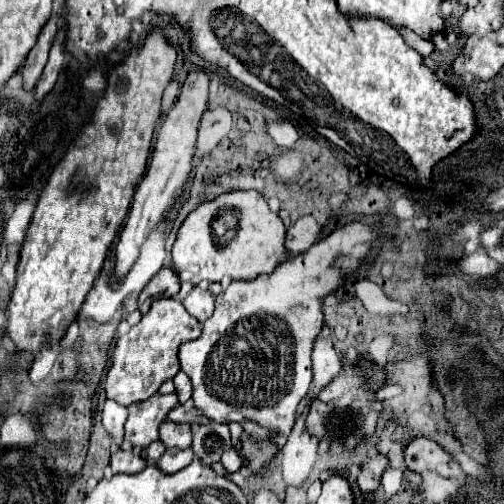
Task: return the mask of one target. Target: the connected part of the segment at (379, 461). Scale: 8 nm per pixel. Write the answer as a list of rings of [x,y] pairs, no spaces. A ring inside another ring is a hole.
[[[375,455],[375,457],[369,457],[367,463],[361,465],[361,471],[357,475],[357,485],[361,491],[369,491],[373,493],[381,481],[381,473],[385,471],[387,467],[387,457],[385,455]]]

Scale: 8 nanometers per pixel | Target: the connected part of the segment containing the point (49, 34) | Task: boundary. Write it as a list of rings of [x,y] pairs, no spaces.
[[[59,9],[57,15],[51,15],[51,19],[41,29],[37,43],[33,45],[33,49],[29,51],[29,55],[23,63],[23,87],[25,87],[25,91],[31,91],[43,73],[43,67],[47,63],[47,53],[53,45],[53,39],[57,33],[57,21],[61,19],[61,15],[63,15],[63,9]]]

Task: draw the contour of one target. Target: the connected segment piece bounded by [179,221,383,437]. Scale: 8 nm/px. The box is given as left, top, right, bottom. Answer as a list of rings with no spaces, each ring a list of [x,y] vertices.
[[[355,221],[333,231],[327,239],[315,243],[305,253],[279,263],[275,273],[259,275],[251,281],[231,281],[231,285],[217,295],[215,313],[203,323],[201,337],[197,341],[183,343],[179,351],[181,371],[193,383],[195,405],[211,421],[243,423],[247,435],[289,437],[295,425],[297,405],[307,395],[311,385],[311,351],[323,325],[321,299],[343,285],[345,277],[349,277],[363,263],[371,245],[381,239],[381,225]]]

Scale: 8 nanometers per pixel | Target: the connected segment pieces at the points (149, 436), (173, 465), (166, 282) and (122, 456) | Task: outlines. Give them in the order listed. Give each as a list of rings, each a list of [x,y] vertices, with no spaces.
[[[153,395],[147,401],[129,405],[129,419],[125,423],[125,443],[131,447],[147,447],[159,439],[159,425],[167,413],[177,405],[177,395]]]
[[[191,447],[185,449],[185,451],[167,449],[167,451],[155,461],[155,465],[157,465],[163,473],[177,473],[177,471],[181,471],[183,467],[187,467],[191,461],[193,461],[193,451],[191,451]]]
[[[161,269],[139,293],[139,311],[145,315],[155,299],[161,297],[173,297],[179,291],[181,281],[177,279],[177,273],[173,269]]]
[[[119,449],[117,453],[111,455],[111,469],[113,473],[127,473],[135,475],[145,467],[145,459],[141,455],[135,455],[133,451]]]

